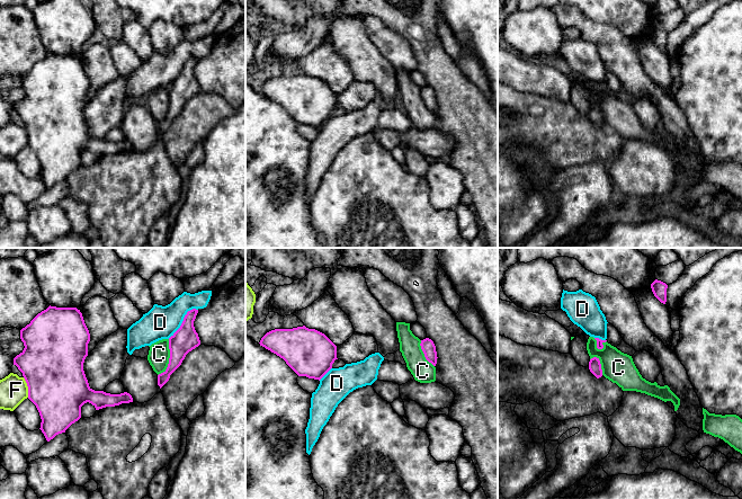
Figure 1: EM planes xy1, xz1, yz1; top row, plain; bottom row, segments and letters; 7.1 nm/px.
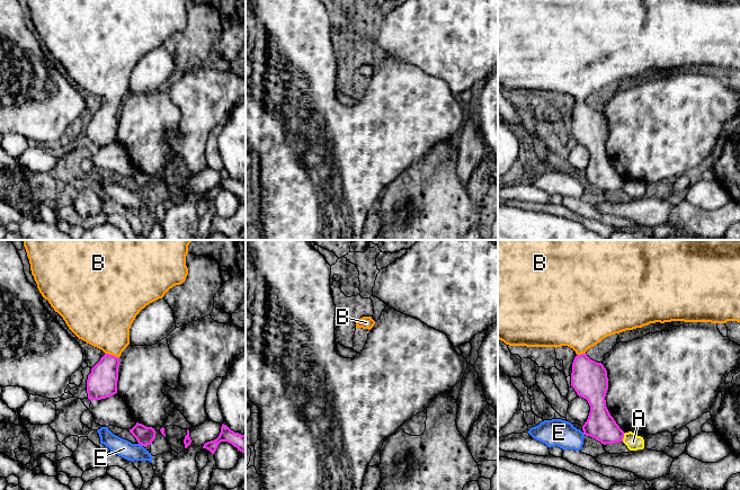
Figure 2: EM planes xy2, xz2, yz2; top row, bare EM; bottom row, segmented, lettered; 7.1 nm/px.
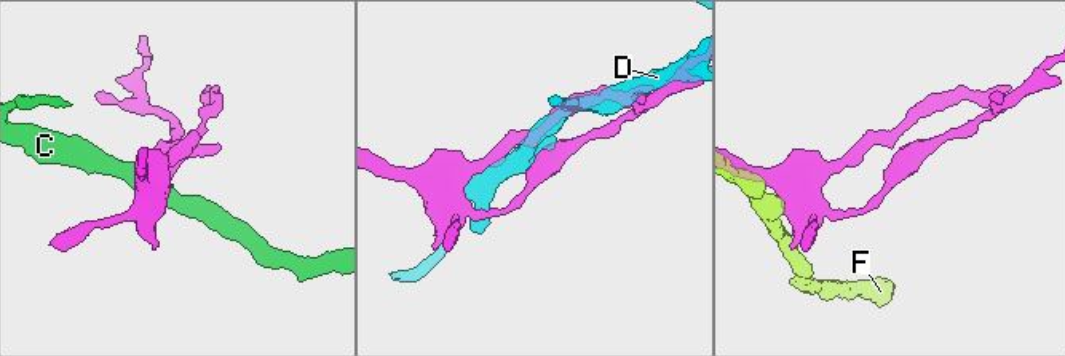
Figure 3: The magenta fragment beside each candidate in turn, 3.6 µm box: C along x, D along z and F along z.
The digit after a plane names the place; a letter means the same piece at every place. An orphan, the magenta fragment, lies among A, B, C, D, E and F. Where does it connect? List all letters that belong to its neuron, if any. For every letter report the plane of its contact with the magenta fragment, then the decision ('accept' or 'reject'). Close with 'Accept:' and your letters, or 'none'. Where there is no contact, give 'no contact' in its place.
A: yz2 | reject
B: xy2 | accept
C: xy1 | reject
D: xy1 | reject
E: xy2 | reject
F: xy1 | reject
Accept: B

